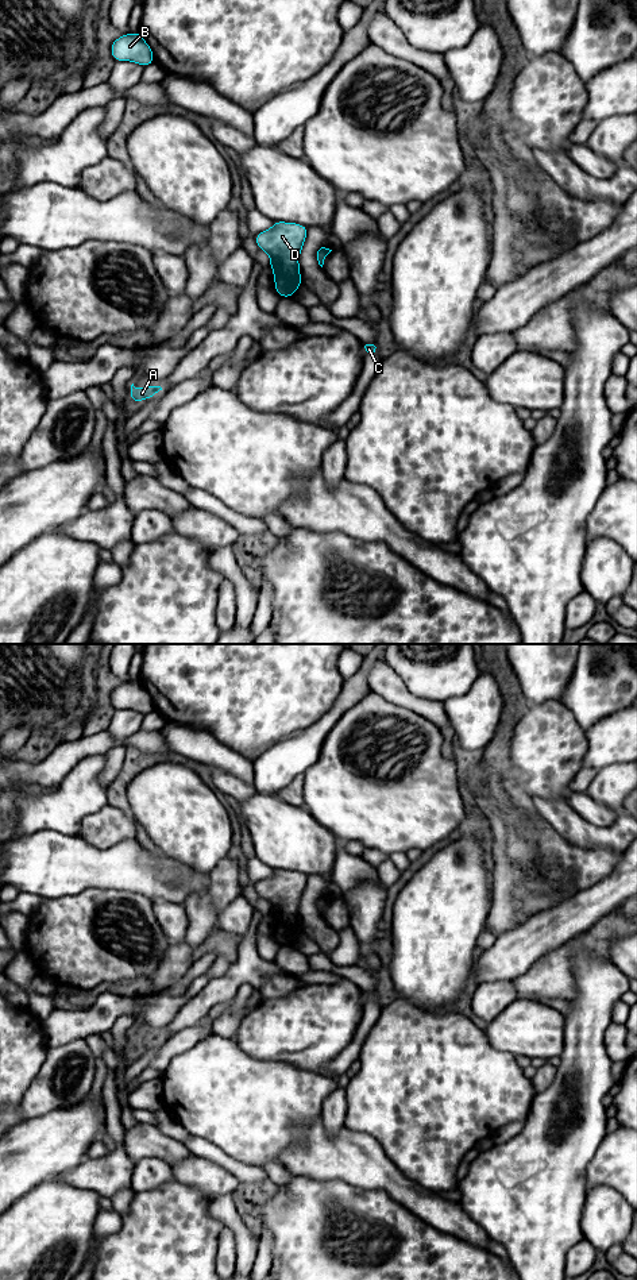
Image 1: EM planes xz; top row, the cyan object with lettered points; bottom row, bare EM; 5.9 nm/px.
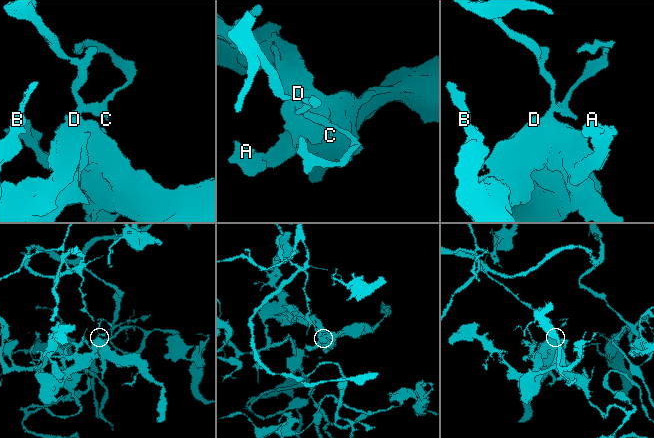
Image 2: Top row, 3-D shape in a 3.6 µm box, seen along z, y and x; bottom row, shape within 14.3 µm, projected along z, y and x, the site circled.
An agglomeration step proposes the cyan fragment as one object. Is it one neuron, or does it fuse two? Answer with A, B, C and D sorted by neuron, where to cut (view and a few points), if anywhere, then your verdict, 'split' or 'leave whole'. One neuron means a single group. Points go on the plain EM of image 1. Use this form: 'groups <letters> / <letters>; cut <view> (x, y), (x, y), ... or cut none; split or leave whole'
groups A B D / C; cut xz (281, 926), (284, 935), (278, 940); split

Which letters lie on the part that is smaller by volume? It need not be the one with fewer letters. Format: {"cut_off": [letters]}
{"cut_off": ["C"]}

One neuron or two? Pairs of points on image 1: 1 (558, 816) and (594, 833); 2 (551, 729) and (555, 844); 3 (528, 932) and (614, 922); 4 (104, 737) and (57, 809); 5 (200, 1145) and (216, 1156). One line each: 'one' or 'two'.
1: one
2: two
3: two
4: two
5: one

